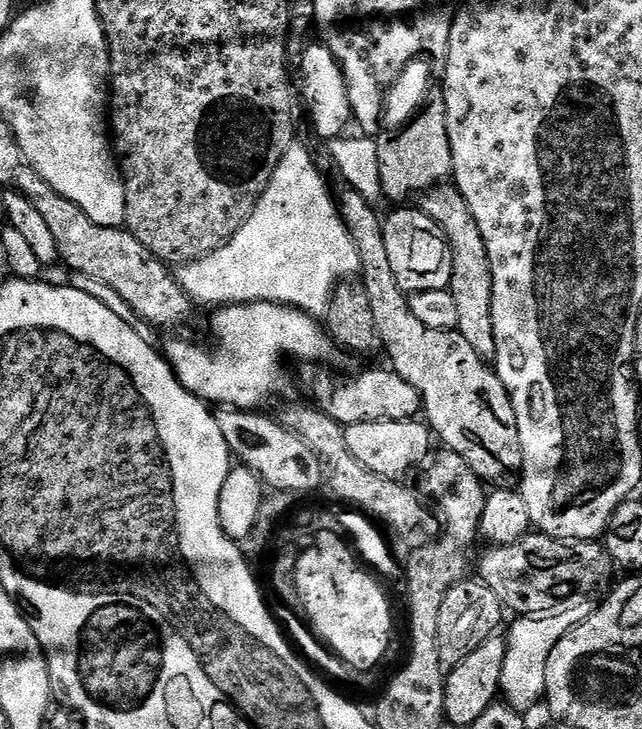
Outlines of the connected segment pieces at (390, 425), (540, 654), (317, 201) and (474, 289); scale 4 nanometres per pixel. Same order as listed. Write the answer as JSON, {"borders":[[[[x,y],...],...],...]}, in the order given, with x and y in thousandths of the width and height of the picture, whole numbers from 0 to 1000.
{"borders":[[[[653,575],[620,579],[558,579],[536,587],[536,599],[539,617],[545,617],[545,623],[558,628],[564,639],[570,639],[570,645],[583,645],[583,650],[595,650],[595,656],[609,658],[628,660],[634,647],[665,638],[674,624],[676,594],[665,580]]],[[[897,826],[880,833],[877,840],[857,845],[813,845],[799,849],[798,863],[788,867],[788,908],[782,908],[782,955],[796,971],[818,974],[849,959],[850,908],[857,908],[857,892],[863,892],[879,871],[899,861],[924,838],[924,830],[916,830],[916,826]]],[[[458,196],[452,206],[445,206],[445,211],[439,211],[439,222],[433,222],[433,233],[427,233],[389,299],[346,339],[312,357],[279,364],[273,369],[273,381],[294,412],[307,418],[329,420],[402,414],[445,417],[452,422],[466,422],[481,433],[505,436],[509,435],[511,417],[523,399],[523,391],[559,374],[561,344],[555,342],[551,326],[536,309],[519,265],[517,269],[511,265],[511,252],[503,239],[492,232],[484,211],[470,198]]],[[[674,255],[659,265],[657,288],[692,317],[698,336],[704,339],[704,383],[701,399],[713,420],[713,454],[745,486],[755,491],[773,487],[769,436],[766,435],[766,361],[757,343],[757,332],[732,294],[726,272],[709,255]]]]}

